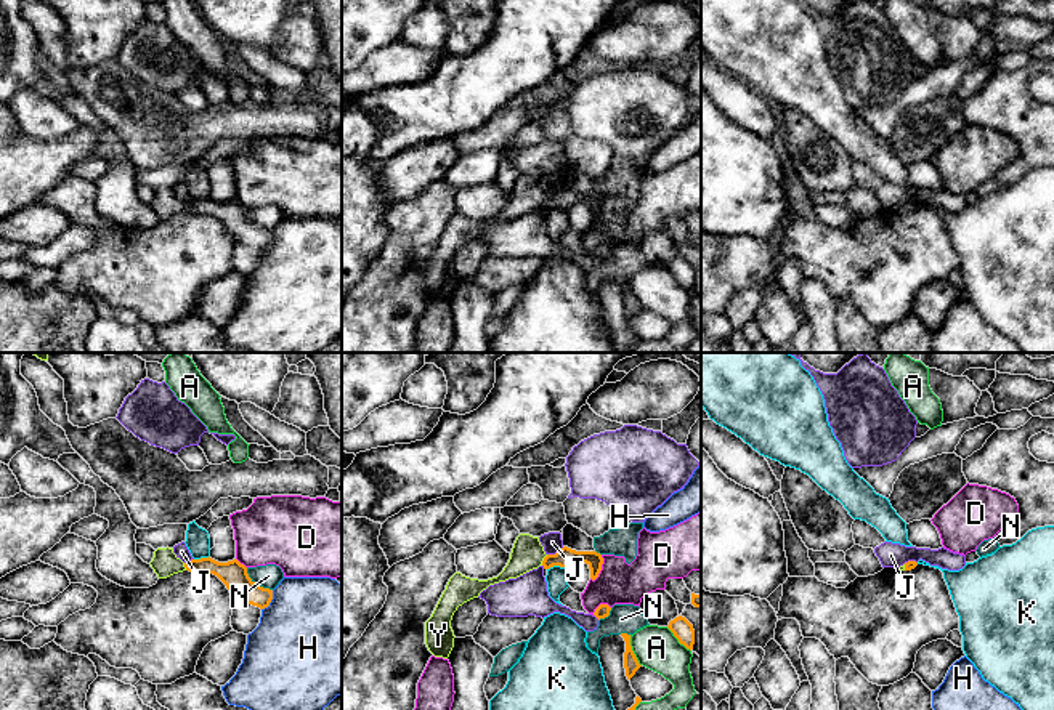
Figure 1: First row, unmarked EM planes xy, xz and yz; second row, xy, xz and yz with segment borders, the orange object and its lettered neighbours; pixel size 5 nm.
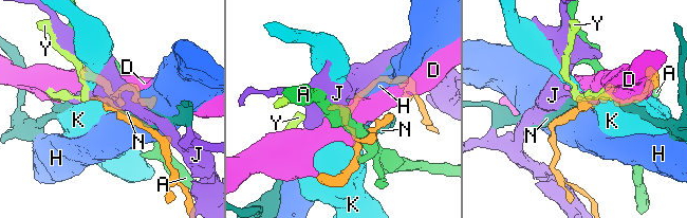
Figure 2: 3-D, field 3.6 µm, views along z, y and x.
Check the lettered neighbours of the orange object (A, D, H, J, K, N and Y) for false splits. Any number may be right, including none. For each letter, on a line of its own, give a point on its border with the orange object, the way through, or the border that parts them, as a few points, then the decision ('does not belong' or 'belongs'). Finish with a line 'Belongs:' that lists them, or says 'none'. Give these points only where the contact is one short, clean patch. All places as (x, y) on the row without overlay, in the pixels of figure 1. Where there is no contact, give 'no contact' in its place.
A: contact xz (632, 292); does not belong
D: contact xz (600, 209); border xz (602, 196), (602, 210), (592, 221); does not belong
H: contact xy (270, 242); does not belong
J: contact xz (557, 193); does not belong
K: contact xz (555, 205); does not belong
N: contact xy (255, 225); border xy (246, 209), (246, 213), (257, 225), (271, 231); does not belong
Y: contact xz (544, 201); way xz (567, 197), (544, 201), (528, 194); belongs
Belongs: Y

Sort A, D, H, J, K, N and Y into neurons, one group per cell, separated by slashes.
A / D / H / J / K / N / Y

